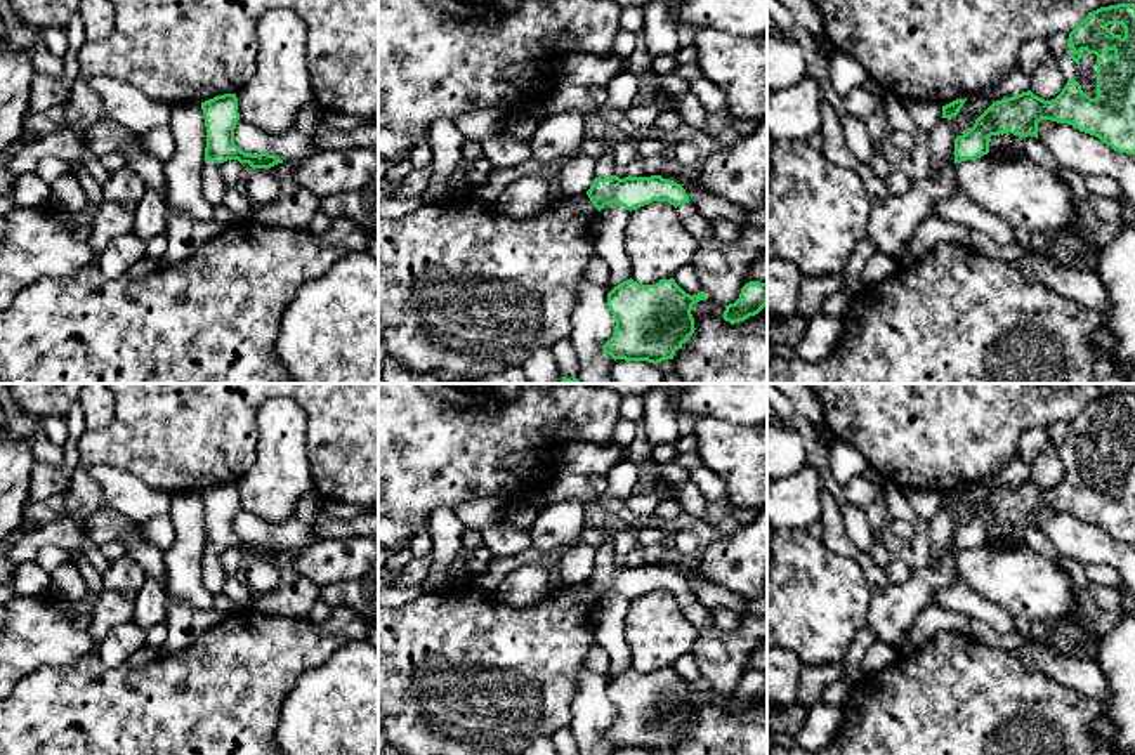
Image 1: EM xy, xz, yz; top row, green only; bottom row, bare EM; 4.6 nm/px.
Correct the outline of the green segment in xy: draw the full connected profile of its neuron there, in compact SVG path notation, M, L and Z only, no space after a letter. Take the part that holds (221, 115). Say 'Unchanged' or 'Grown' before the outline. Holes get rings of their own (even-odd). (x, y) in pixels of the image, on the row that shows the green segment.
Grown. M236 94L217 95L201 102L205 127L207 127L207 148L205 165L201 172L201 186L207 201L212 207L226 203L227 187L220 175L220 165L227 160L238 160L241 165L248 163L255 168L271 168L283 160L269 153L252 154L241 151L234 144L234 128L239 120Z

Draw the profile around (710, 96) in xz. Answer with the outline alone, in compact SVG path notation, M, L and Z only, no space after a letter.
M705 75L689 80L689 90L699 99L710 116L725 115L724 92Z

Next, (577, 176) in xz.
M576 154L562 167L559 186L566 198L585 194L595 179L595 160Z

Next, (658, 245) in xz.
M653 201L630 212L625 248L632 279L640 285L656 285L691 264L699 243L682 226L673 205Z

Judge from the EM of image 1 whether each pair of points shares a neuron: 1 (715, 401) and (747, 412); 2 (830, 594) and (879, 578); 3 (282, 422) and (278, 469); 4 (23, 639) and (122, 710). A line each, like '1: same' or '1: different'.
1: same
2: different
3: same
4: different

